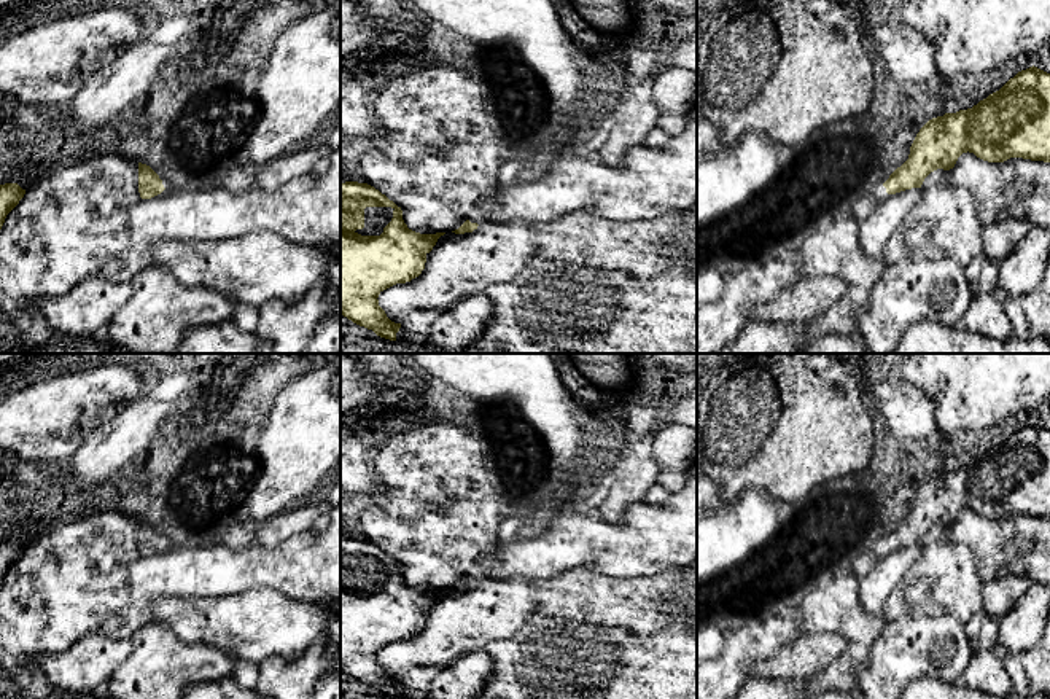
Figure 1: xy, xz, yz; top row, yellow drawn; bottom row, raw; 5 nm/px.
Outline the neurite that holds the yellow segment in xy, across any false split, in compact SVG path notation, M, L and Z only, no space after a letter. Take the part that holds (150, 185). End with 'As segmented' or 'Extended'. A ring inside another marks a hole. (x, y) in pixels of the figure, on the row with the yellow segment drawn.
M138 162L138 193L142 199L151 199L164 191L162 180L146 164Z. As segmented

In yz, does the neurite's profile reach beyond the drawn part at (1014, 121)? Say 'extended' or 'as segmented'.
extended

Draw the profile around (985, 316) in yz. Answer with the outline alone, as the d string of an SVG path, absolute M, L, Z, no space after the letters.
M974 291L961 325L986 339L1005 341L1012 338L1009 317L993 293Z

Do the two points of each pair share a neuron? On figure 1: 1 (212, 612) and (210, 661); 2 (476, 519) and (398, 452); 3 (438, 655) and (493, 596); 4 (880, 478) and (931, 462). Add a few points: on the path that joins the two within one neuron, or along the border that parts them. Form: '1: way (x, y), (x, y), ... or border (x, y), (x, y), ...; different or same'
1: border (175, 632), (188, 644), (218, 647), (239, 659); different
2: way (457, 503), (451, 503), (417, 472); same
3: way (449, 640), (479, 610); same
4: way (893, 475), (899, 468), (918, 462); same

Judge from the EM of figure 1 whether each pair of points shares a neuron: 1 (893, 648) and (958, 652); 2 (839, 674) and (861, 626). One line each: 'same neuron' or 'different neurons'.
1: same neuron
2: same neuron

